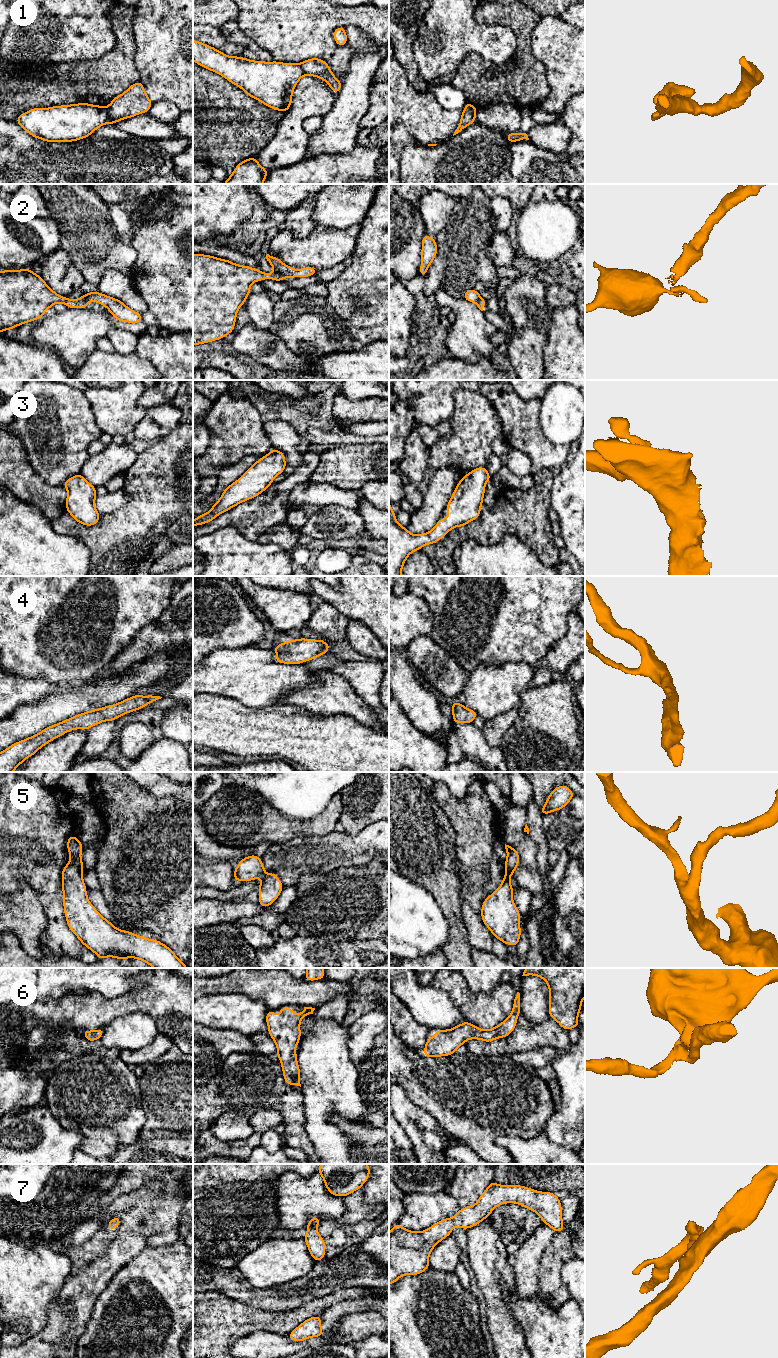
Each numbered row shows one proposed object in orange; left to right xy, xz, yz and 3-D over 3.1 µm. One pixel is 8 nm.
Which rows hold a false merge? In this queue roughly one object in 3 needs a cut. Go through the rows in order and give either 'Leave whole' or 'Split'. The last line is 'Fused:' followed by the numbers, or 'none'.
1: Split
2: Split
3: Leave whole
4: Leave whole
5: Leave whole
6: Leave whole
7: Leave whole
Fused: 1, 2

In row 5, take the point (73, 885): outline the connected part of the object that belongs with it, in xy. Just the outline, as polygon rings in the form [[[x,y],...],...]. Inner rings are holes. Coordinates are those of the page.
[[[75,835],[67,840],[70,861],[62,869],[63,905],[67,925],[98,959],[136,958],[153,968],[188,968],[162,942],[117,929],[90,903],[83,881],[83,844]]]

